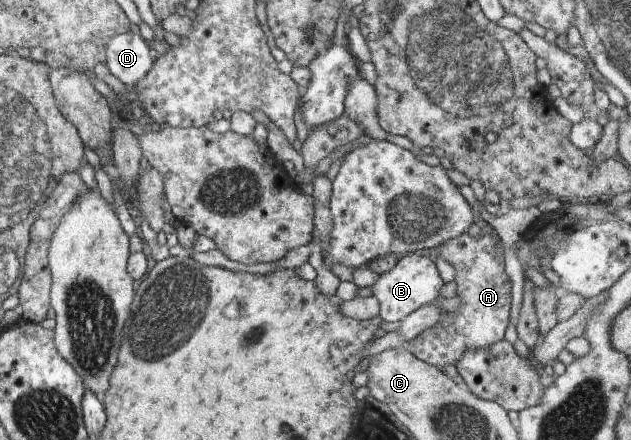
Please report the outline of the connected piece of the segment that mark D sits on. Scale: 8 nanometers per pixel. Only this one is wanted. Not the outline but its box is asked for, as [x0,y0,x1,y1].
[106,32,154,88]

